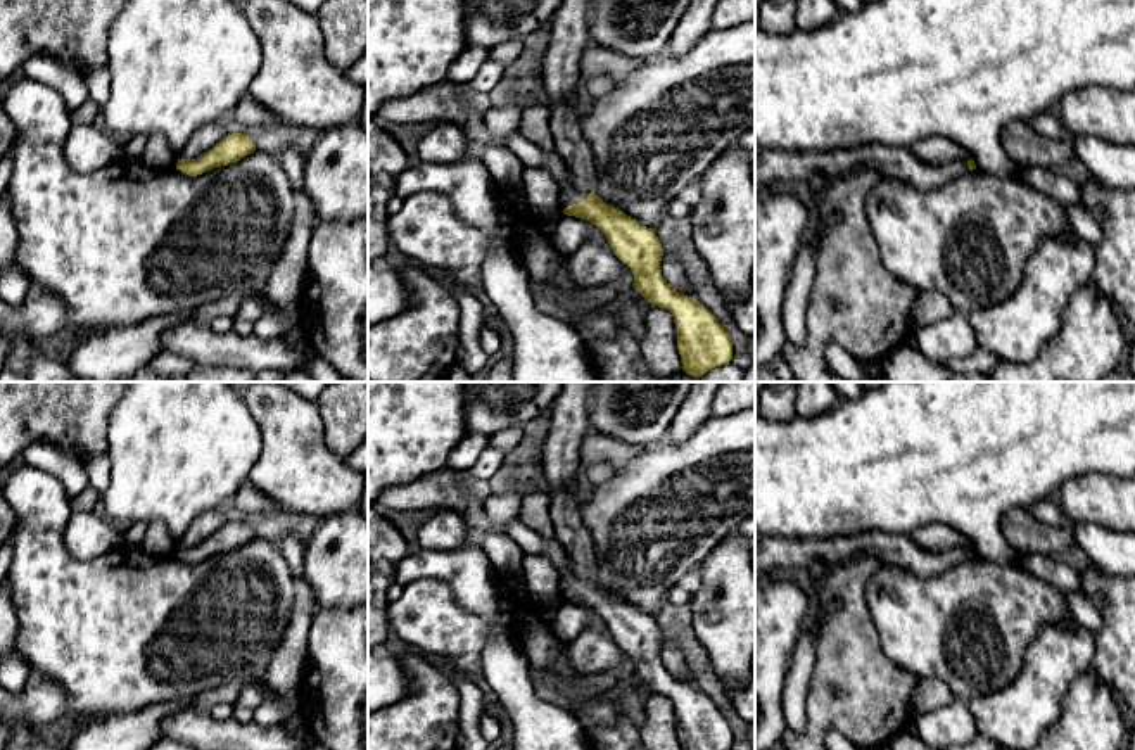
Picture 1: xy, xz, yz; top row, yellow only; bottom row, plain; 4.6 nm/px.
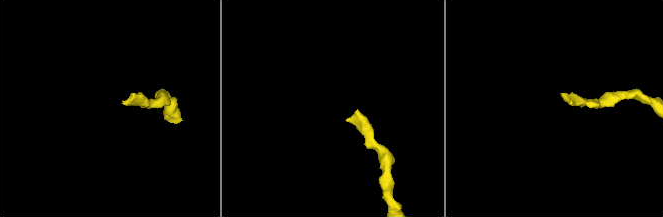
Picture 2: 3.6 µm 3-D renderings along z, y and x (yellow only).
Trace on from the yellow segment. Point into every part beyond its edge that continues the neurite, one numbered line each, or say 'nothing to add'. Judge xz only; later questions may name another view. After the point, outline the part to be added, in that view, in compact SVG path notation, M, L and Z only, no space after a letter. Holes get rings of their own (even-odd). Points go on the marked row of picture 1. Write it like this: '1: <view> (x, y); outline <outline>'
1: xz (567, 35); outline M563 0L549 21L546 36L541 43L541 95L551 107L551 133L555 150L567 168L567 185L560 190L563 207L580 202L596 187L594 154L580 128L582 112L579 109L577 88L584 83L580 76L580 55L589 41L589 16L591 0Z

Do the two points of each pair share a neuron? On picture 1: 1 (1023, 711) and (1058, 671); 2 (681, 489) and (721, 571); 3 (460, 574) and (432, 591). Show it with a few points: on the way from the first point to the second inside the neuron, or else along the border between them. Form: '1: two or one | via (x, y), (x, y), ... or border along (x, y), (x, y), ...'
1: one | via (1033, 700), (1047, 681)
2: two | border along (735, 531), (700, 562)
3: two | border along (406, 584), (443, 579), (472, 612)

